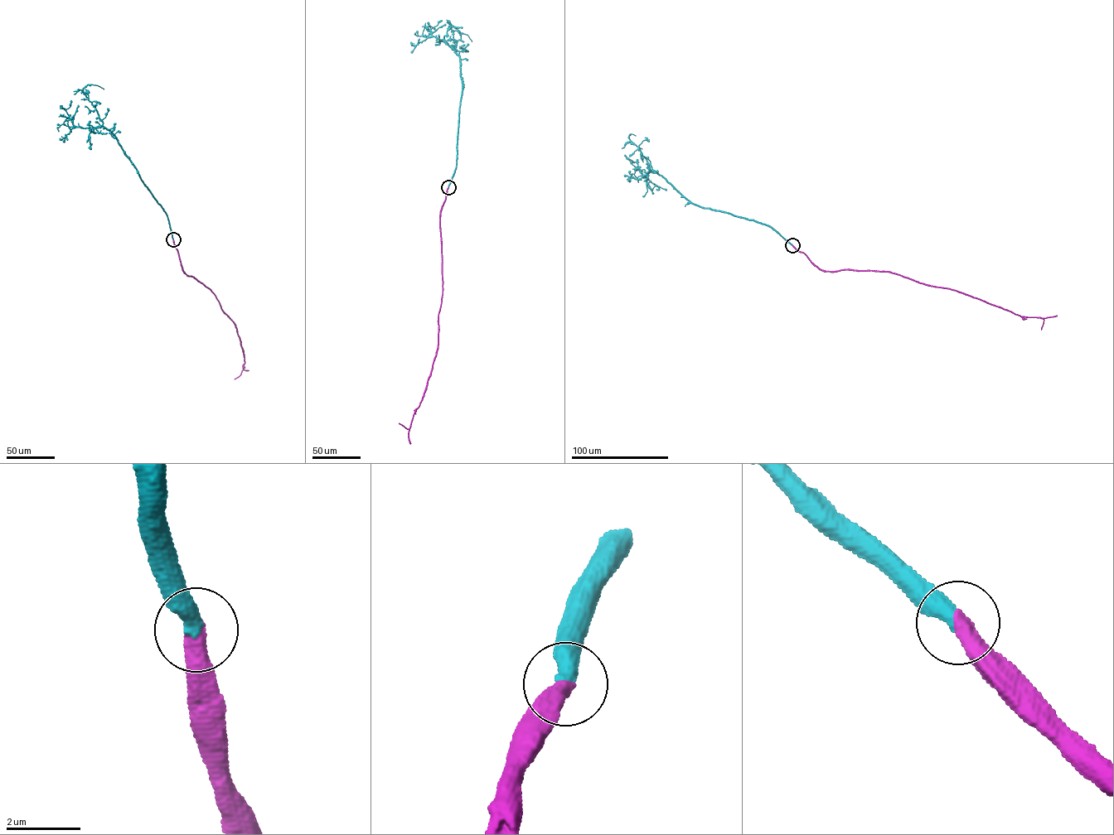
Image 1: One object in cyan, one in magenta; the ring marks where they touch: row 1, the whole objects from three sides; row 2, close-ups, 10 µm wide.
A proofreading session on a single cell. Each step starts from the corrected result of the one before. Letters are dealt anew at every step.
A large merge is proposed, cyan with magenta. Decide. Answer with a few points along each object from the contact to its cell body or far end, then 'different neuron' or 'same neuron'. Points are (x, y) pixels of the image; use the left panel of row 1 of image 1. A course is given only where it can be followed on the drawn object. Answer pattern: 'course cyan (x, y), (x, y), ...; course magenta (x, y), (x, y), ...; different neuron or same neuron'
course cyan (173, 239), (165, 212), (141, 180), (116, 137), (103, 125), (95, 107), (83, 89), (92, 84), (104, 89); course magenta (173, 239), (185, 273), (210, 289), (221, 308), (234, 324), (244, 350), (244, 369), (249, 370); same neuron

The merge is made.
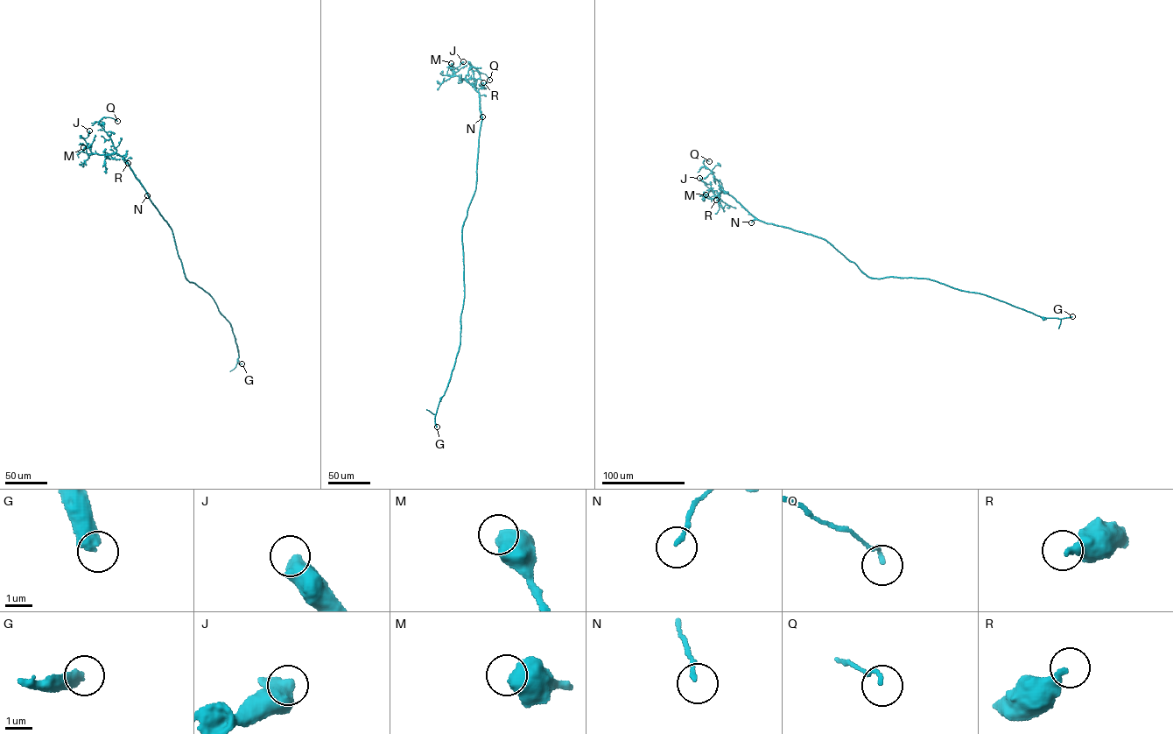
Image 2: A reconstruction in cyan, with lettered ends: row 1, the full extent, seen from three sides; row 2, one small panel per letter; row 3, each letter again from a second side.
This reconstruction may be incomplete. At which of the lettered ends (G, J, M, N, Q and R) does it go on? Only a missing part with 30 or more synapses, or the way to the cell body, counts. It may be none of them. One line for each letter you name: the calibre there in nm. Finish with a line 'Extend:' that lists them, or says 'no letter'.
G: calibre 480 nm
Extend: G

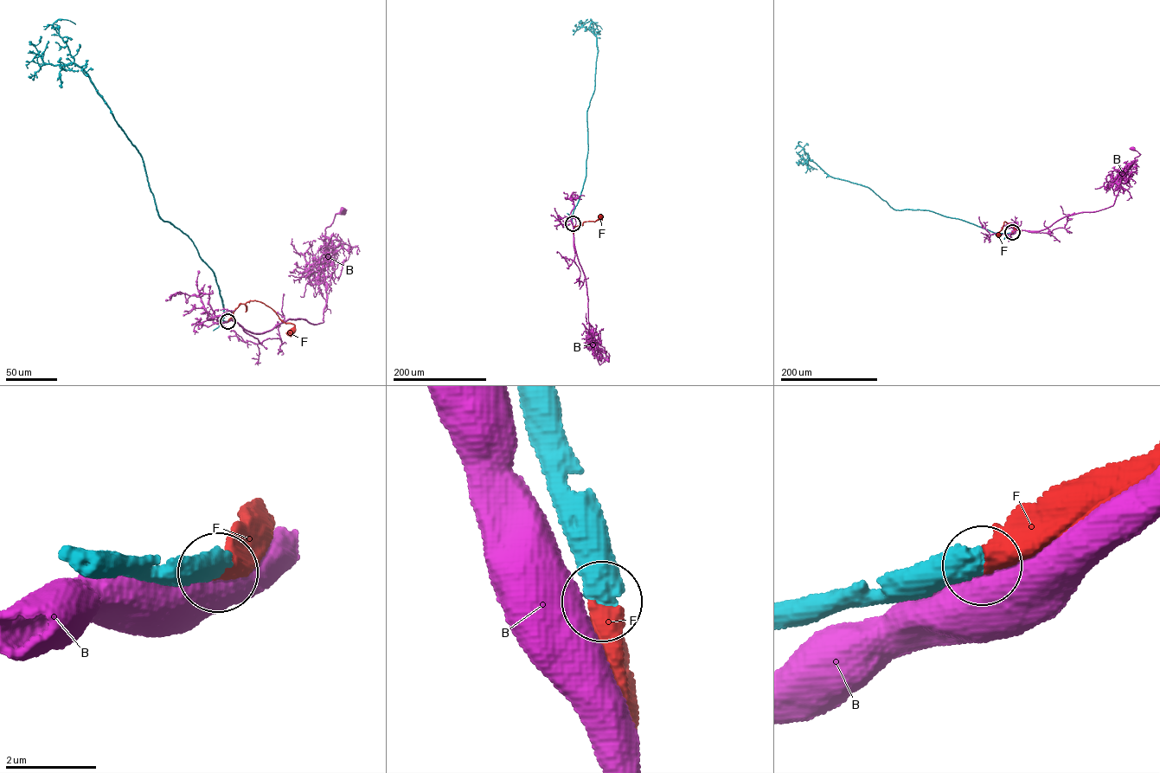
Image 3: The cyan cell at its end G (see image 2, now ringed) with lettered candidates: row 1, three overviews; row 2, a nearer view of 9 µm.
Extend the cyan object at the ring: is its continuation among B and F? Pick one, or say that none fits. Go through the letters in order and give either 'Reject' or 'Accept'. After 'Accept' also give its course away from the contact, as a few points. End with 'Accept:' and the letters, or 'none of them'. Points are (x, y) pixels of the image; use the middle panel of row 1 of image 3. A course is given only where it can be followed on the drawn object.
B: Reject
F: Accept. Its course: (573, 223), (575, 227), (584, 222), (602, 220), (599, 216)
Accept: F

